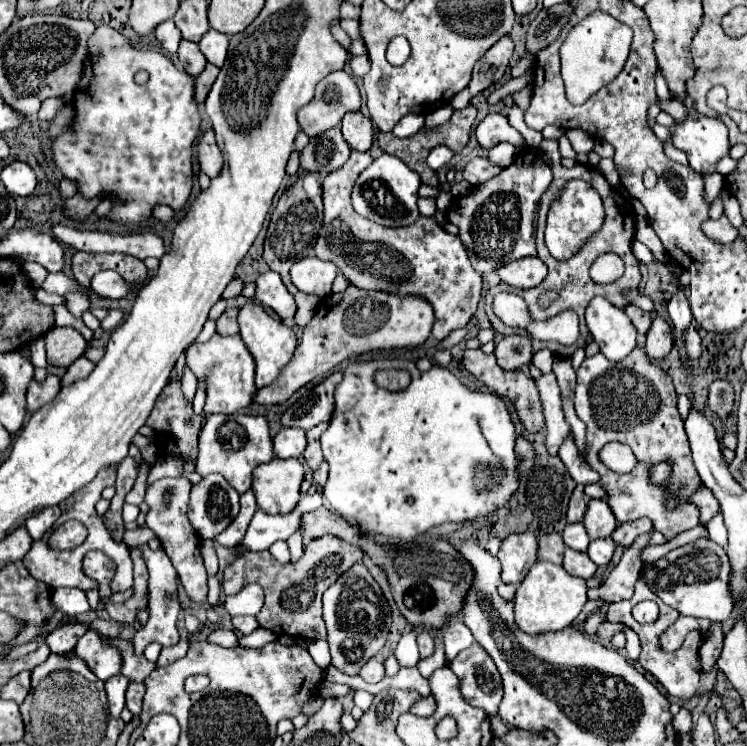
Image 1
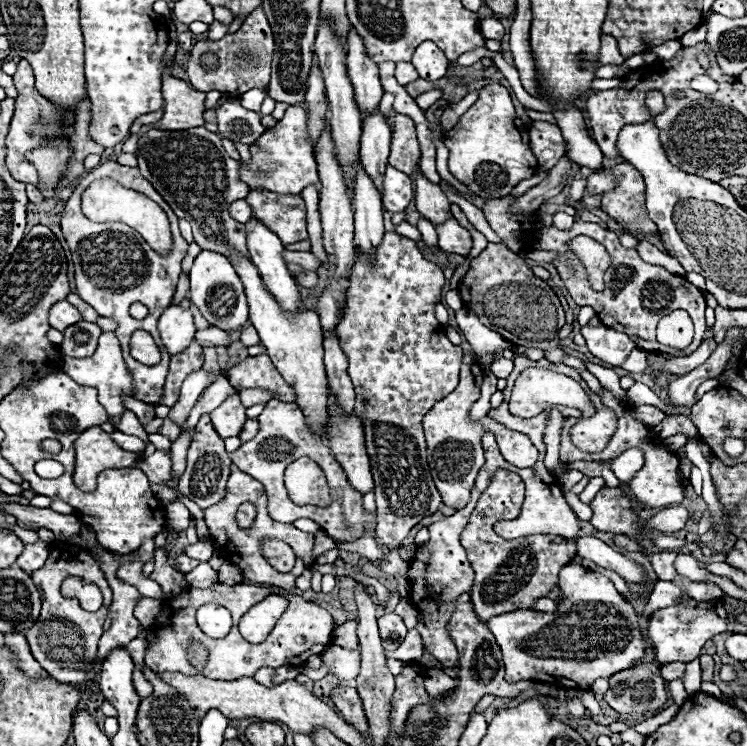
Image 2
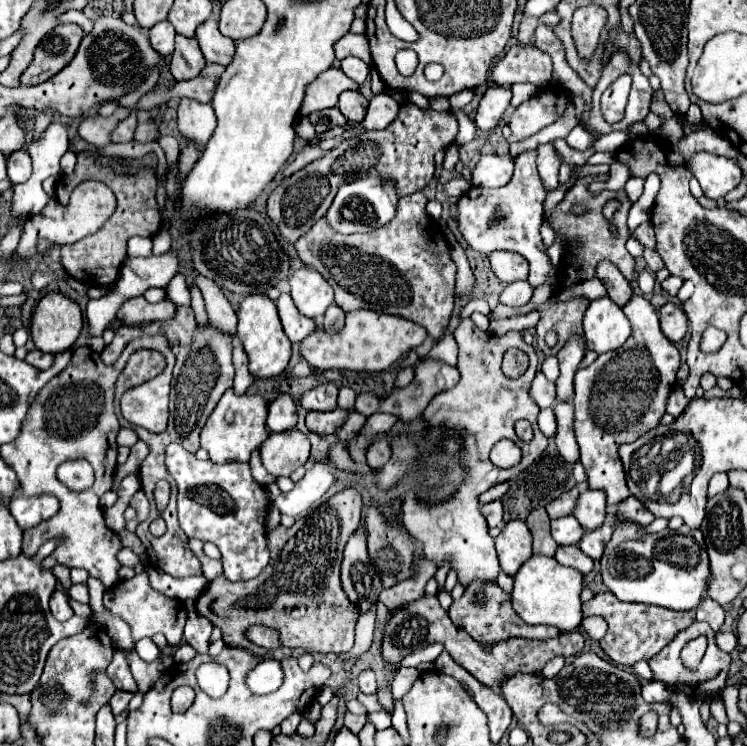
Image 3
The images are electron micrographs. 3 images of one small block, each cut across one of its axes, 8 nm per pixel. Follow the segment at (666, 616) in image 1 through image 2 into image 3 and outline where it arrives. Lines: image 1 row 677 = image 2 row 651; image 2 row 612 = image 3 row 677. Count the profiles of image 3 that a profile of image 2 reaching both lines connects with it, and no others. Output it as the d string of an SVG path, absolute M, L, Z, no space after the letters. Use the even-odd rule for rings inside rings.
M696 622L690 628L686 628L680 636L676 636L676 640L672 640L672 644L668 644L668 648L664 648L660 654L656 654L656 660L650 660L650 668L654 672L654 680L660 680L666 686L684 692L692 700L698 700L698 698L716 698L716 696L720 696L720 692L726 686L726 676L728 676L728 670L730 670L730 654L722 652L716 646L716 632L706 622ZM696 636L706 636L708 638L708 650L706 650L706 654L704 654L704 658L700 662L700 668L692 672L692 670L686 670L682 666L682 662L680 662L680 650L682 650L682 646L686 642L690 642Z

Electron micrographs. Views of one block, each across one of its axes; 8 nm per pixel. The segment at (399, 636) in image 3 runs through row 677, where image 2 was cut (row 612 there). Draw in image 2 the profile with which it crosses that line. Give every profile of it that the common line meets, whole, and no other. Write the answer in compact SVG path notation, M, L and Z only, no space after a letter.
M496 470L506 474L494 474L470 516L466 530L462 532L462 546L476 572L470 590L472 608L480 620L494 618L498 614L514 610L532 610L536 600L556 590L558 574L576 556L574 540L566 540L554 534L532 534L516 540L506 540L492 530L492 524L502 519L513 519L521 510L525 497L525 484L518 474L508 470Z

